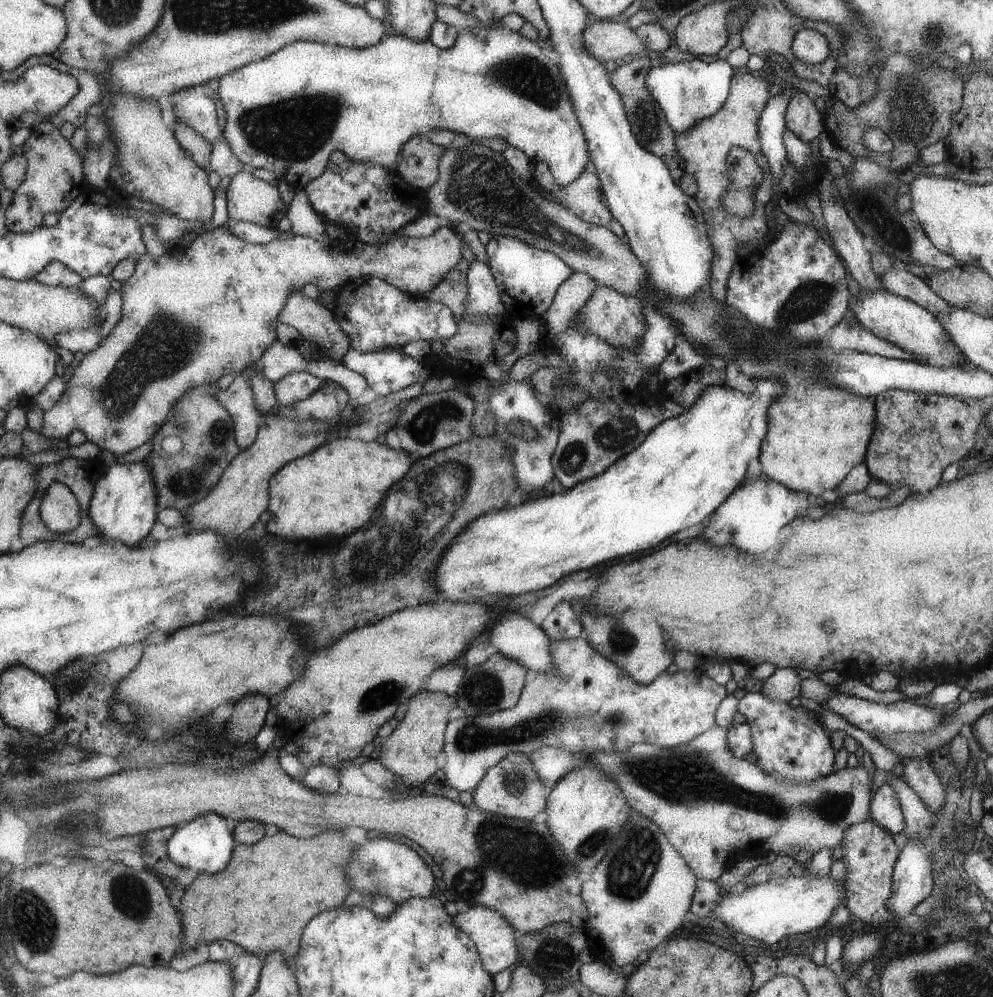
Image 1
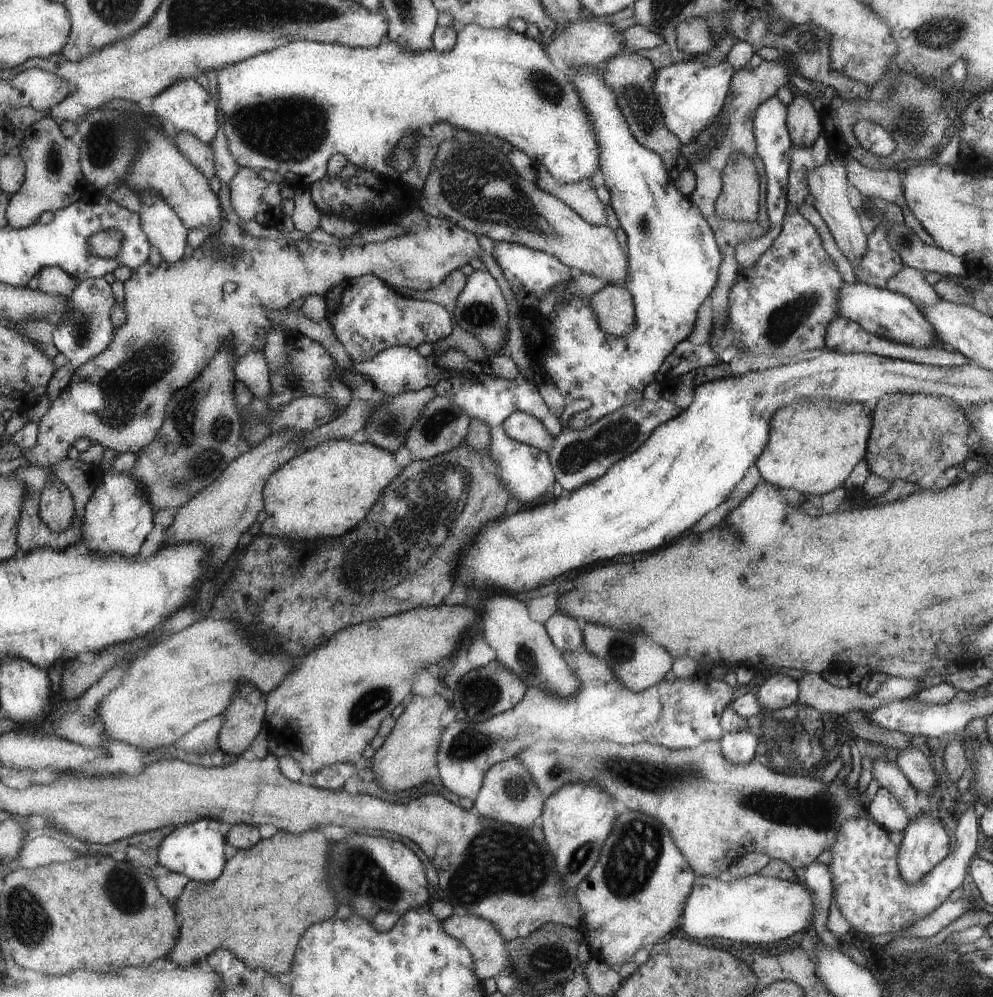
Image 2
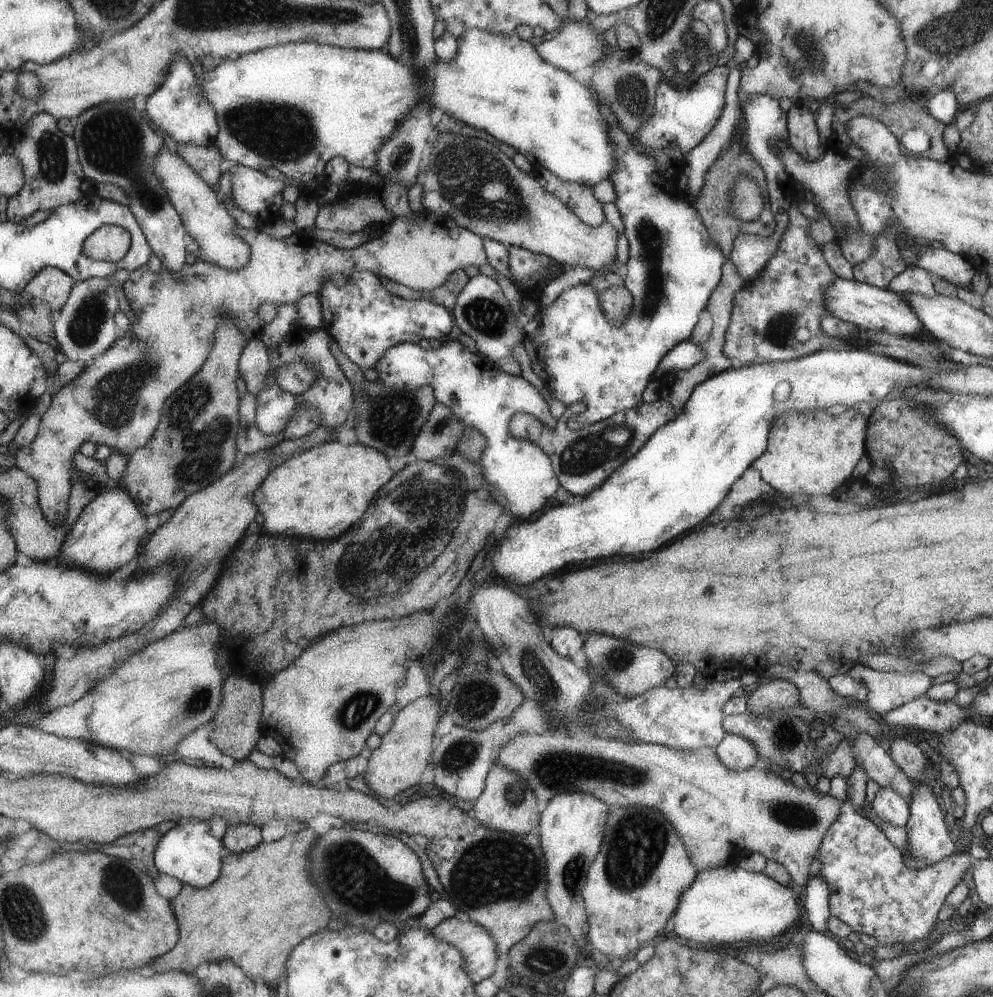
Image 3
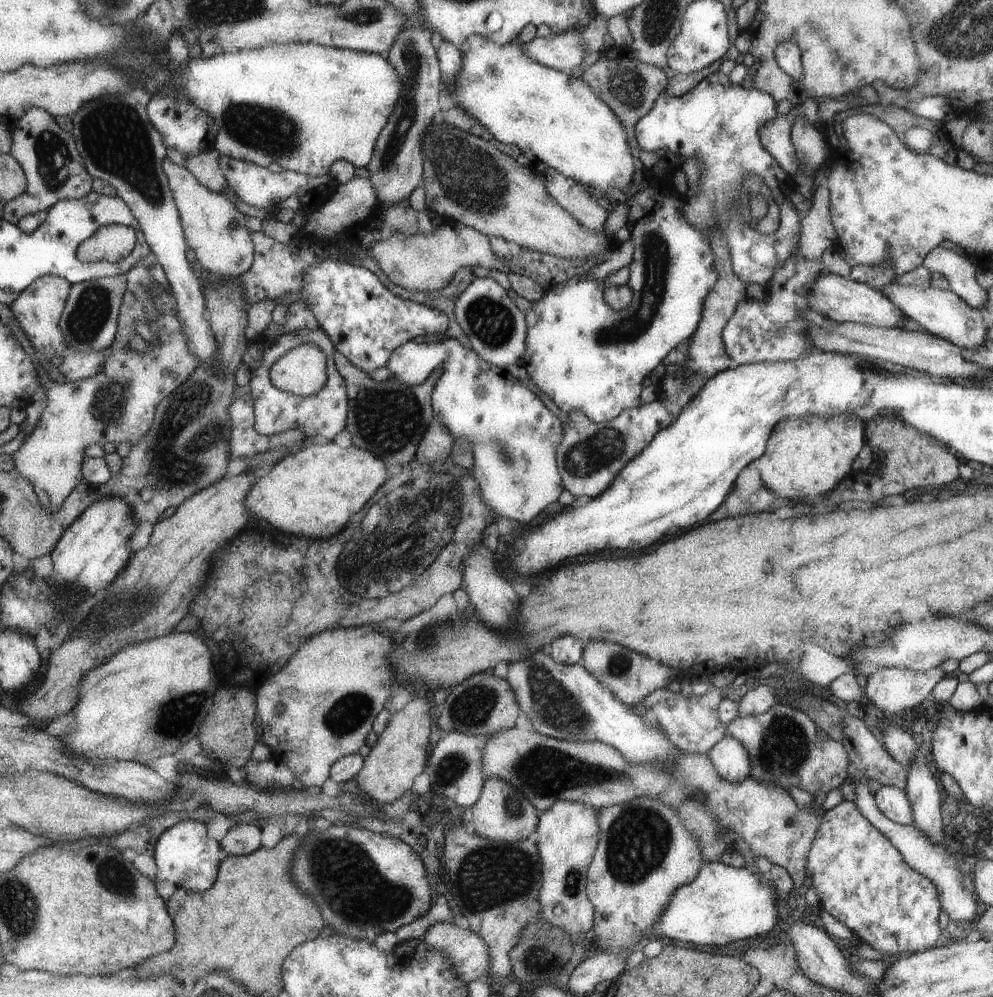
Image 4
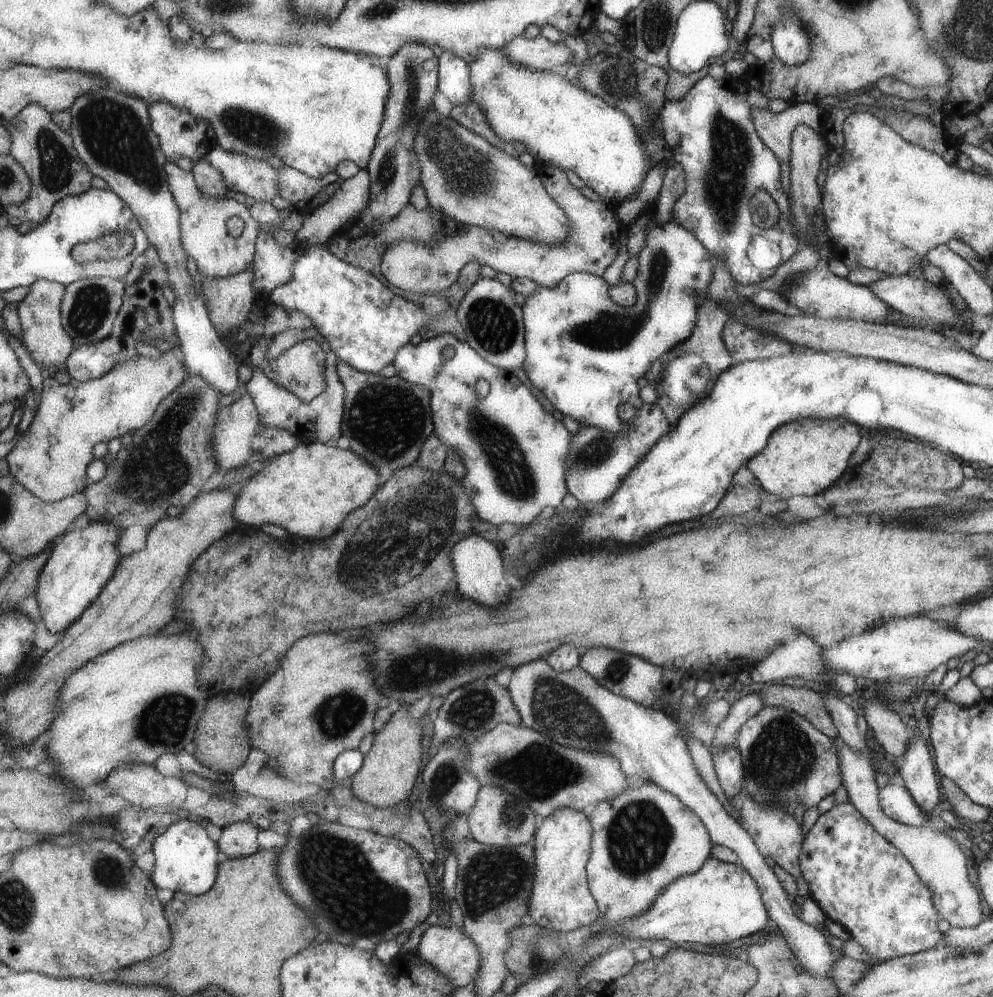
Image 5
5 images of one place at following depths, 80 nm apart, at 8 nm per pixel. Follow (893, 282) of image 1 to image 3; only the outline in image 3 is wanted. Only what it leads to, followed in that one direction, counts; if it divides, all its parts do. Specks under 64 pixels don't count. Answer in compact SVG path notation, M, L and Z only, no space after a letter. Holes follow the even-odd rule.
M917 266L905 267L903 272L889 281L886 288L904 296L913 293L922 297L932 297L936 293L932 281L933 276L926 270Z

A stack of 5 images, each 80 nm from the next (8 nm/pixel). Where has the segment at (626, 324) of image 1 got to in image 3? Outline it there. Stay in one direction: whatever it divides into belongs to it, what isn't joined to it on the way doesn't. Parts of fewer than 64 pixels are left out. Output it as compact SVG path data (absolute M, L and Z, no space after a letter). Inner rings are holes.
M613 285L598 294L599 304L612 325L616 327L628 318L632 311L633 297L625 285Z

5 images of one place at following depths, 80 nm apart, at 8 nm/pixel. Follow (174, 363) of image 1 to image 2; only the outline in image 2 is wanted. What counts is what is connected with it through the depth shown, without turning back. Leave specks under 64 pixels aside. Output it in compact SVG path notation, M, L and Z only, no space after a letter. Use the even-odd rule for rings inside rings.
M413 208L401 214L397 224L406 228L402 236L362 246L338 247L306 237L297 240L256 240L242 232L236 223L225 222L214 234L218 234L218 240L225 247L238 249L236 255L226 259L217 256L212 251L210 238L206 237L189 258L183 257L183 260L174 263L163 260L160 265L147 262L138 266L131 278L124 283L125 323L115 329L112 343L101 354L90 358L75 370L70 387L62 392L40 420L37 446L23 450L22 455L28 459L28 466L49 467L52 470L40 498L40 512L49 528L56 533L65 532L73 524L76 515L72 490L56 477L55 472L56 464L72 455L75 438L85 436L92 443L99 443L105 449L112 448L117 453L142 451L155 440L166 423L167 407L175 393L199 378L223 343L228 341L234 350L233 366L246 352L261 352L266 344L266 336L275 324L267 318L269 310L285 309L302 294L325 296L343 279L363 275L376 276L393 289L426 291L443 282L451 270L459 269L471 258L479 258L481 247L474 233L463 230L448 220L429 216L421 208Z

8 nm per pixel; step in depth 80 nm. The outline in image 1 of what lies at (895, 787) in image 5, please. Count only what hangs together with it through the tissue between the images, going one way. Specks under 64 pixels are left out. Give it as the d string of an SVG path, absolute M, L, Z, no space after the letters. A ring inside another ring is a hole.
M885 783L875 791L870 804L870 814L872 820L891 835L902 832L905 826L905 813L893 785Z

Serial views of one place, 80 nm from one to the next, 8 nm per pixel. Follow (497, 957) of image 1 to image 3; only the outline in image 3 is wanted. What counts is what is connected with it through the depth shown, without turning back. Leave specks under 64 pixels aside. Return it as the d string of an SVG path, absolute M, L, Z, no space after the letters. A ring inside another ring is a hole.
M446 918L430 929L432 935L451 943L464 956L464 969L472 981L494 978L496 942L481 926L472 920Z

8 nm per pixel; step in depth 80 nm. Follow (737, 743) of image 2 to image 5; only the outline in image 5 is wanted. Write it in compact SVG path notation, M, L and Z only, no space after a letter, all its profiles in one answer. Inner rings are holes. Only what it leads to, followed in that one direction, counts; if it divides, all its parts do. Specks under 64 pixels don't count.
M733 745L724 749L715 747L712 761L720 788L730 802L730 798L742 790L743 767L740 752Z

